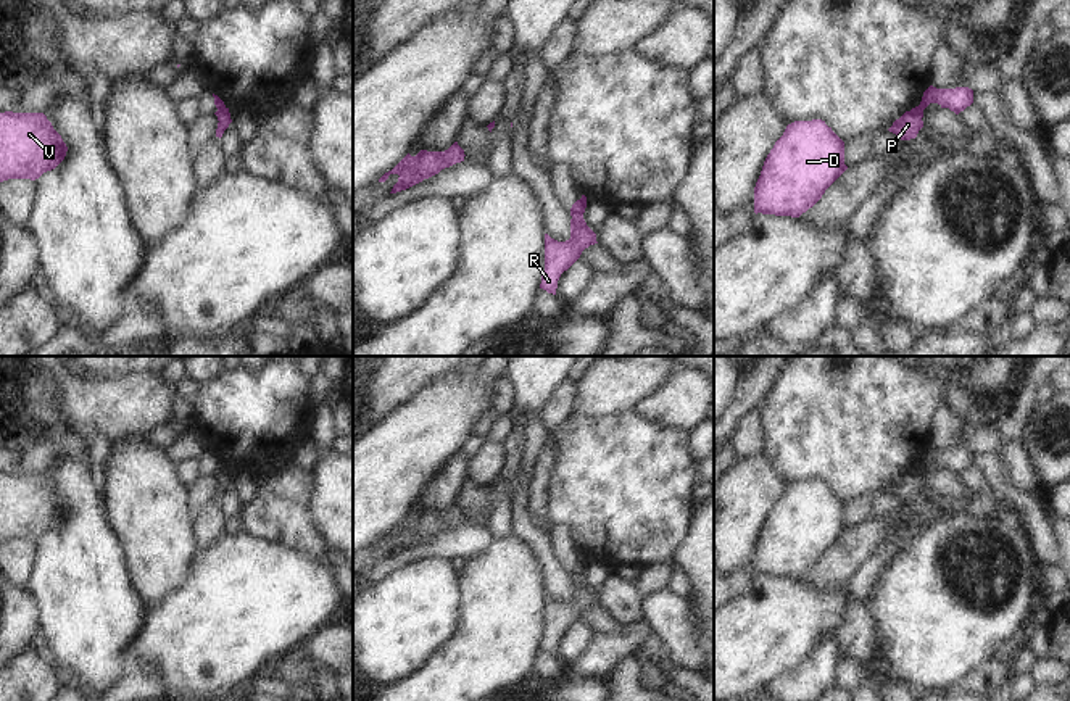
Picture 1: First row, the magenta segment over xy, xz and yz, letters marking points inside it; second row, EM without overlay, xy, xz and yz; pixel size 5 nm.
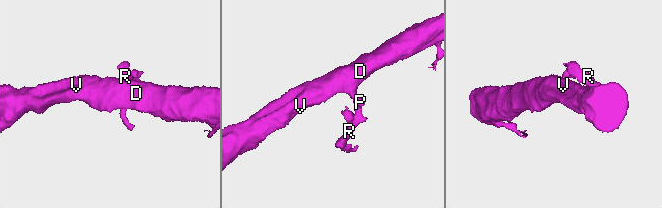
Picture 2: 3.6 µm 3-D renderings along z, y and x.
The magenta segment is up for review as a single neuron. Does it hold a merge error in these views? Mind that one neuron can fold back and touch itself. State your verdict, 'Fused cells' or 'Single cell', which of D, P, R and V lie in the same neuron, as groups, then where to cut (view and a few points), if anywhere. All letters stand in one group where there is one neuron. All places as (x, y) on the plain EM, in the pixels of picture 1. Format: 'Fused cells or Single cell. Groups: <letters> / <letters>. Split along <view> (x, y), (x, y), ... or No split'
Fused cells. Groups: D P V / R. Split along yz (919, 466), (922, 471)

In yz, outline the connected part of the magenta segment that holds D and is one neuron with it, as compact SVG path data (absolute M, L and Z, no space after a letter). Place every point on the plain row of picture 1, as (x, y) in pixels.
M794 482L764 522L754 574L799 579L846 530L844 503L825 482Z

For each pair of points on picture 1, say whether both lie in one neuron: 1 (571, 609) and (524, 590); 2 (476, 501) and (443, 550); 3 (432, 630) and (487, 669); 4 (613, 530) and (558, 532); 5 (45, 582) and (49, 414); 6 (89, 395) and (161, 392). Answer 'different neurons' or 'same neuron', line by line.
1: different neurons
2: different neurons
3: different neurons
4: different neurons
5: same neuron
6: same neuron

